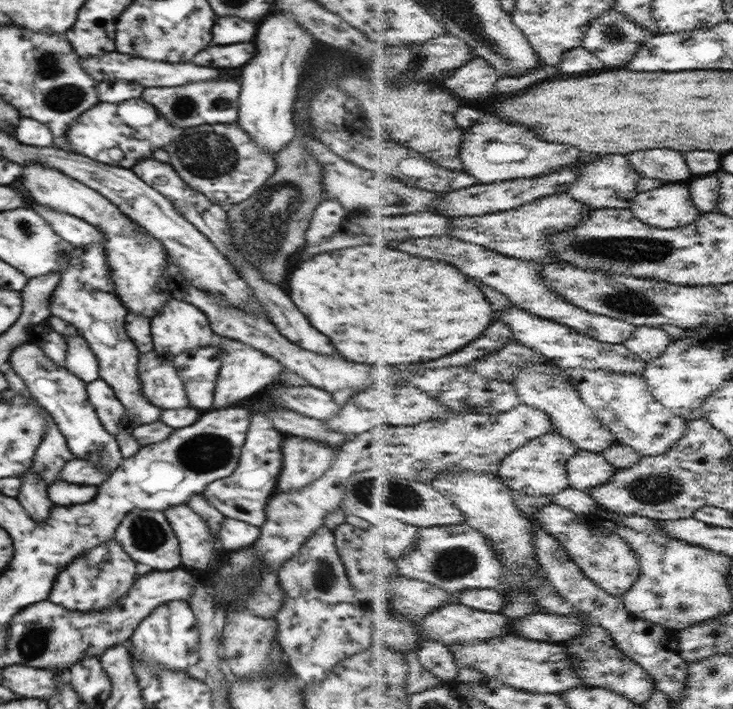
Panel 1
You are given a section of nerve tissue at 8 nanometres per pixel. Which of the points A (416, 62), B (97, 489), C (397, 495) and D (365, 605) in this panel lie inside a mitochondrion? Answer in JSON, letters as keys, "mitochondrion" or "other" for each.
{"A":"mitochondrion","B":"other","C":"mitochondrion","D":"other"}

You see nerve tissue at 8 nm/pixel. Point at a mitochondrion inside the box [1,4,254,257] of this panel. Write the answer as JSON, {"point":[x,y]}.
{"point":[64,100]}

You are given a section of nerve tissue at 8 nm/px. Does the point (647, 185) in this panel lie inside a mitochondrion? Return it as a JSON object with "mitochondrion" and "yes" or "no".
{"mitochondrion":"no"}

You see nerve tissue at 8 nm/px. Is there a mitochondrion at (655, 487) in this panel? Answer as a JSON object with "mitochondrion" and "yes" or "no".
{"mitochondrion":"yes"}

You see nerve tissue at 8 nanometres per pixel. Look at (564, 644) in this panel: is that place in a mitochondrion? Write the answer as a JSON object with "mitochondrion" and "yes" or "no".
{"mitochondrion":"no"}

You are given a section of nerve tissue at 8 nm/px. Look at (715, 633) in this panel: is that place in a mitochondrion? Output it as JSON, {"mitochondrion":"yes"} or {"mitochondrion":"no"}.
{"mitochondrion":"no"}

